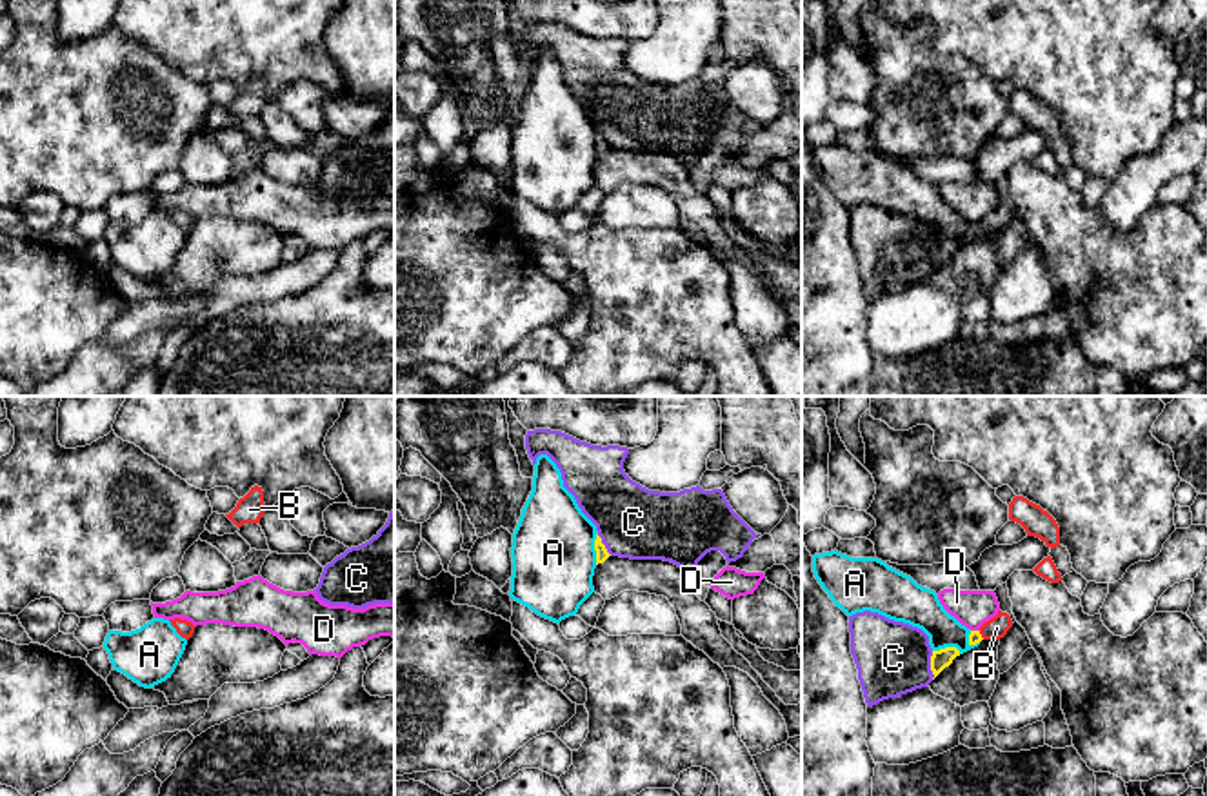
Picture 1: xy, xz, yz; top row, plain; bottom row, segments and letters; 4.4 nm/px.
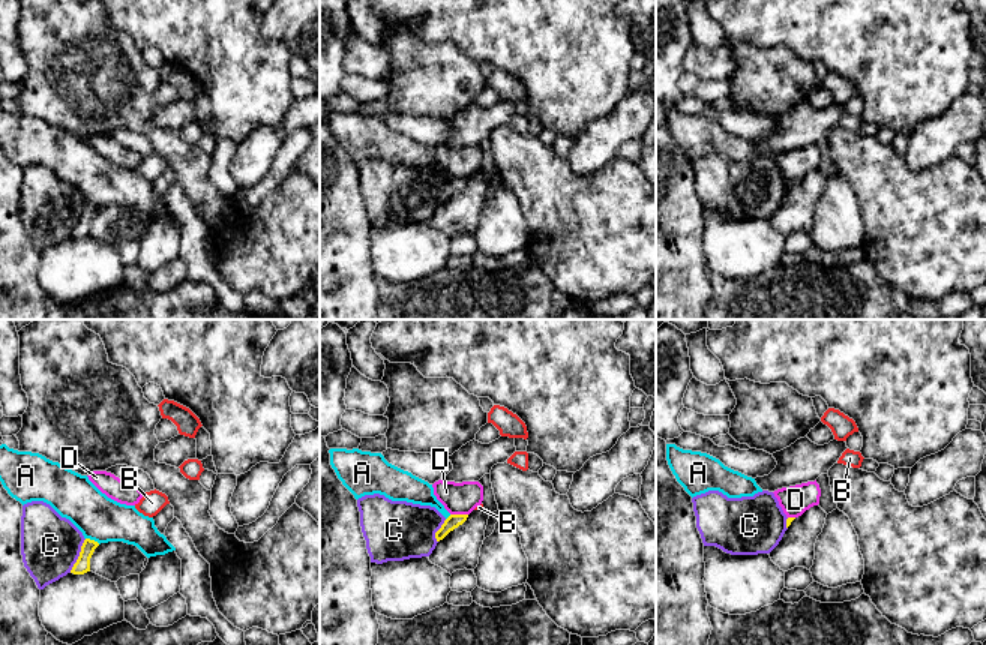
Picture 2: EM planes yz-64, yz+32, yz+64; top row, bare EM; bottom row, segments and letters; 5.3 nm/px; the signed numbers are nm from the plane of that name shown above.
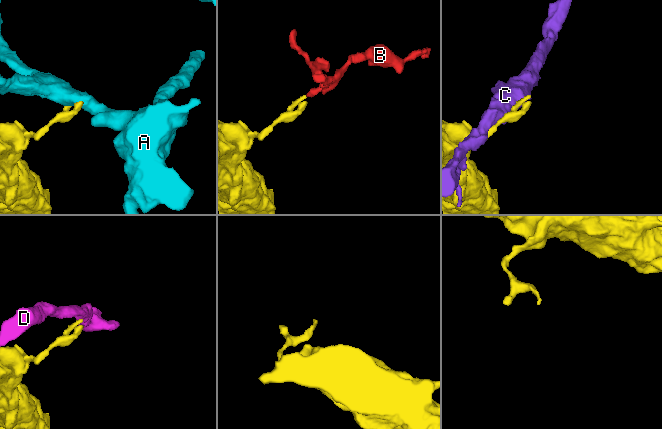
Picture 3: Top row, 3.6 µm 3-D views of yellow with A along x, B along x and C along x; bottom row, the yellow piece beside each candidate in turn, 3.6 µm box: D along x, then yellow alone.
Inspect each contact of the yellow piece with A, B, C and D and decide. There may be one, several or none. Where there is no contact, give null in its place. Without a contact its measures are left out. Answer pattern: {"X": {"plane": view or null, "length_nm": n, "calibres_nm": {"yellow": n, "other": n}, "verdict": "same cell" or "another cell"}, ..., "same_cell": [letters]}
{"A": {"plane": "xz", "length_nm": 140, "calibres_nm": {"yellow": 60, "other": 360}, "verdict": "another cell"}, "B": {"plane": "yz", "length_nm": 50, "calibres_nm": {"yellow": 60, "other": 100}, "verdict": "same cell"}, "C": {"plane": "yz", "length_nm": 130, "calibres_nm": {"yellow": 90, "other": 320}, "verdict": "another cell"}, "D": {"plane": "yz", "length_nm": 40, "calibres_nm": {"yellow": 60, "other": 160}, "verdict": "another cell"}, "same_cell": ["B"]}

